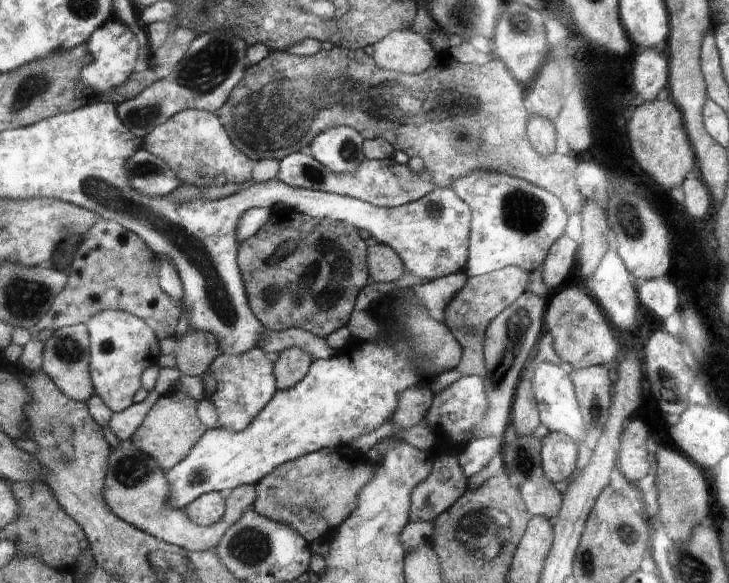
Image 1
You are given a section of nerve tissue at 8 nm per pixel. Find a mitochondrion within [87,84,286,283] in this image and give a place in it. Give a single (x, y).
(142, 115)

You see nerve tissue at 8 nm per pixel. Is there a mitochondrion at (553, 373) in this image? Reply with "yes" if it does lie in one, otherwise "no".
no

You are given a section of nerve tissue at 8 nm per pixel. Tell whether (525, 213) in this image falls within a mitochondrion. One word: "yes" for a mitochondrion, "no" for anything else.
yes

